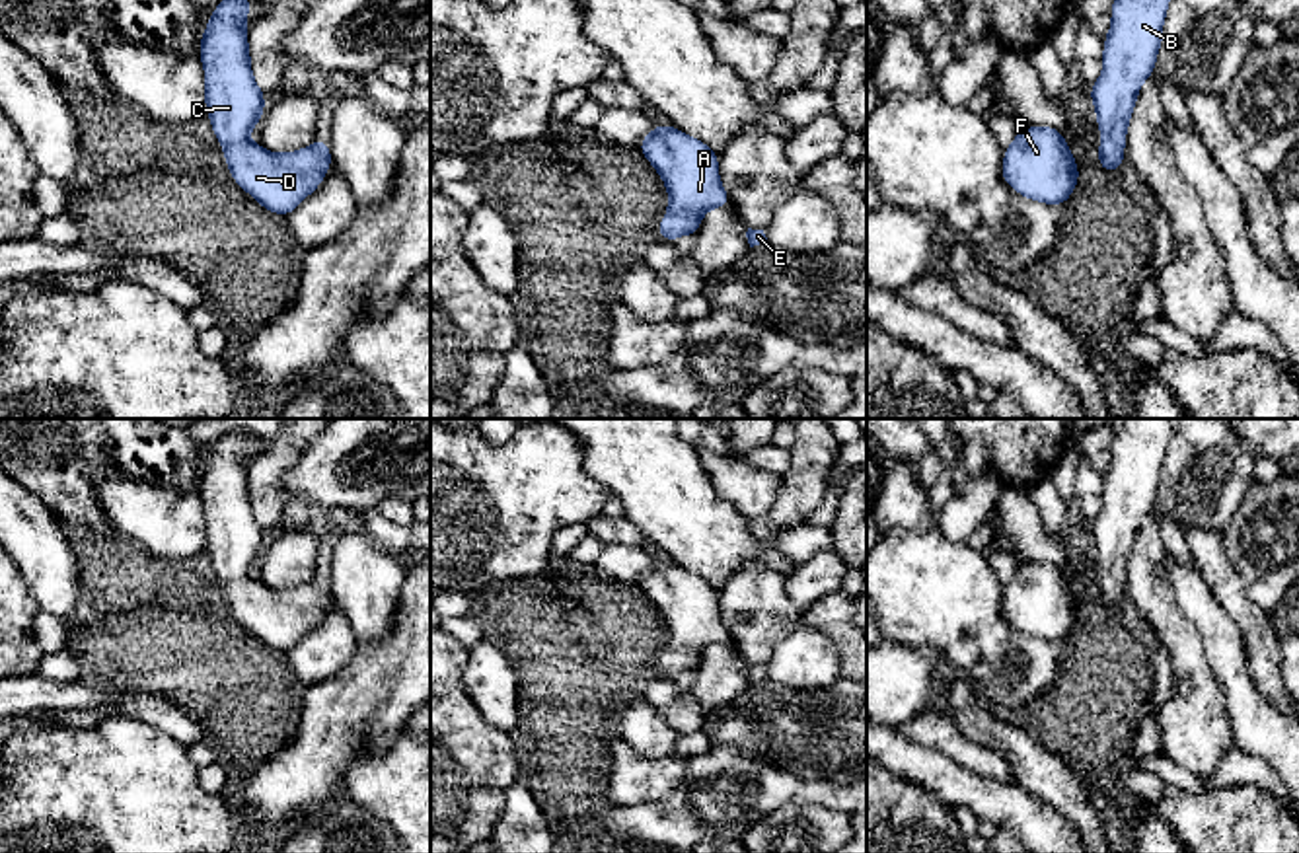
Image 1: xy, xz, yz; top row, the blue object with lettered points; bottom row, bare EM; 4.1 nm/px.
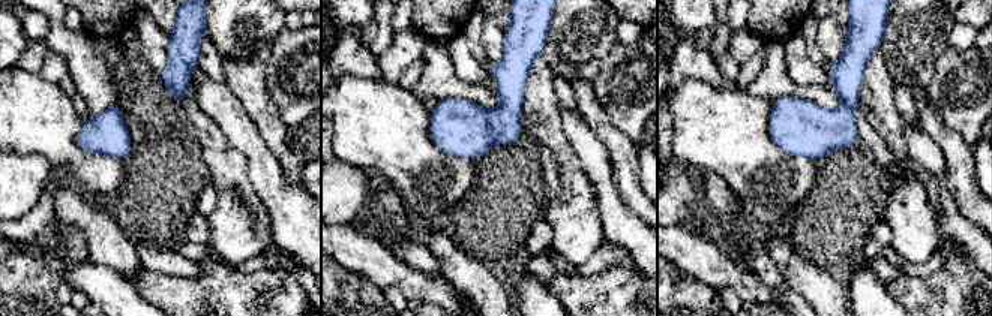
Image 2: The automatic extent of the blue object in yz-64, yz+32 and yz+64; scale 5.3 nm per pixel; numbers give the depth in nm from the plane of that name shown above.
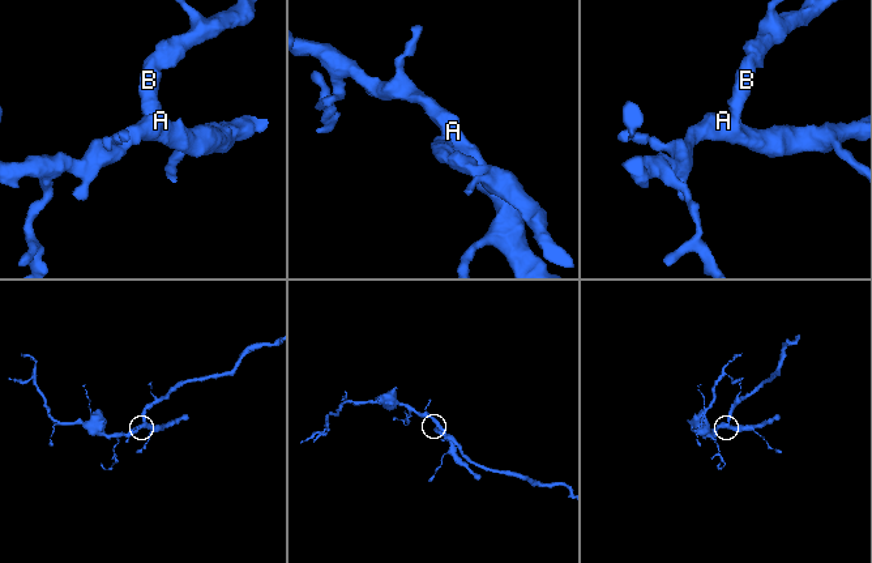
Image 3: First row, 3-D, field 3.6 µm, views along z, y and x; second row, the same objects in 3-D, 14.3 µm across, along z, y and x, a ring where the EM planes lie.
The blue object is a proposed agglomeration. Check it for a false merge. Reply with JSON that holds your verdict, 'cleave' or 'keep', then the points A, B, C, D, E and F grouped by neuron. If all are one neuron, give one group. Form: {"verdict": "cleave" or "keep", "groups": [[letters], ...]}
{"verdict": "keep", "groups": [["A", "B", "C", "D", "E", "F"]]}

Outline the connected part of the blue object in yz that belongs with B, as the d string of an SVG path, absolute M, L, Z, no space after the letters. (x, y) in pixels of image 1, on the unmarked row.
M1126 419L1114 432L1104 473L1102 510L1089 524L1098 567L1098 602L1114 610L1124 598L1126 569L1143 518L1155 508L1170 419Z

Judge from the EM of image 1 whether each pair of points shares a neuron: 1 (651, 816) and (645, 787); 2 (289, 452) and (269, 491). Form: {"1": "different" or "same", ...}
{"1": "different", "2": "same"}

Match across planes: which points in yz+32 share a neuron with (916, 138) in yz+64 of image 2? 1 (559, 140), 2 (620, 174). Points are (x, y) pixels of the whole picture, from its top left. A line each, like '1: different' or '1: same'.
1: different
2: different

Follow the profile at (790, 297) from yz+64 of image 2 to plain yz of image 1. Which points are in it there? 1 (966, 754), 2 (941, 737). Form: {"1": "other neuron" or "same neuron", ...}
{"1": "same neuron", "2": "same neuron"}

